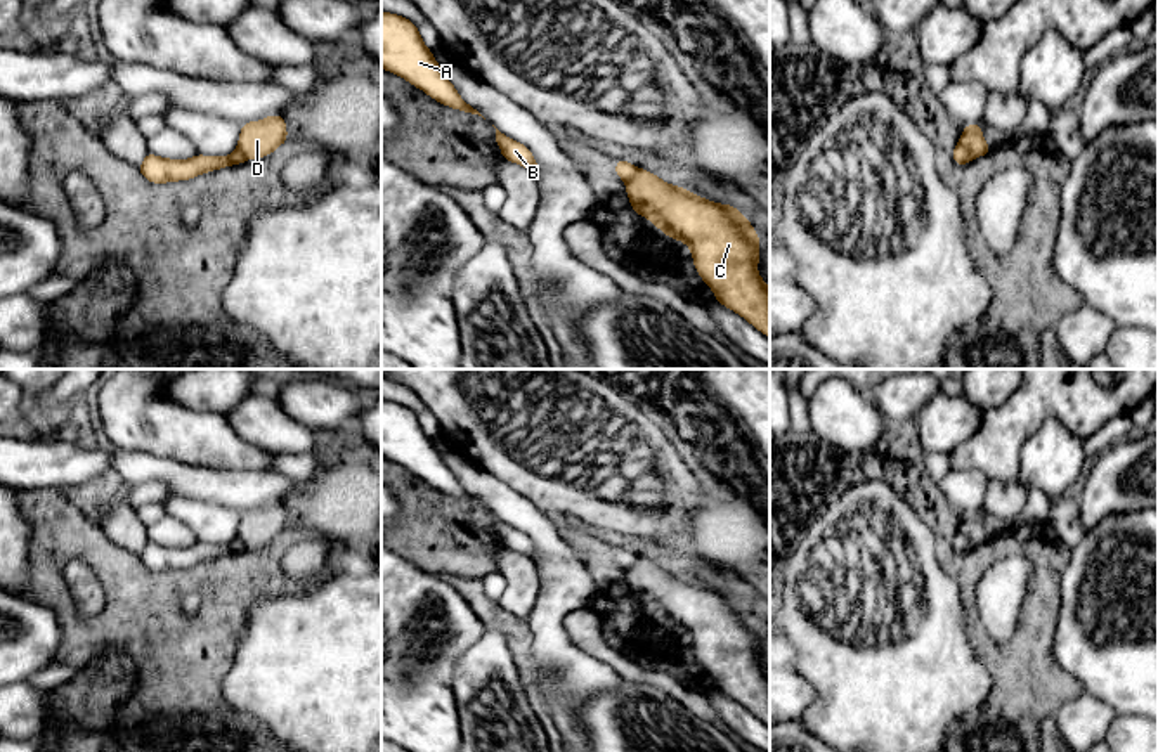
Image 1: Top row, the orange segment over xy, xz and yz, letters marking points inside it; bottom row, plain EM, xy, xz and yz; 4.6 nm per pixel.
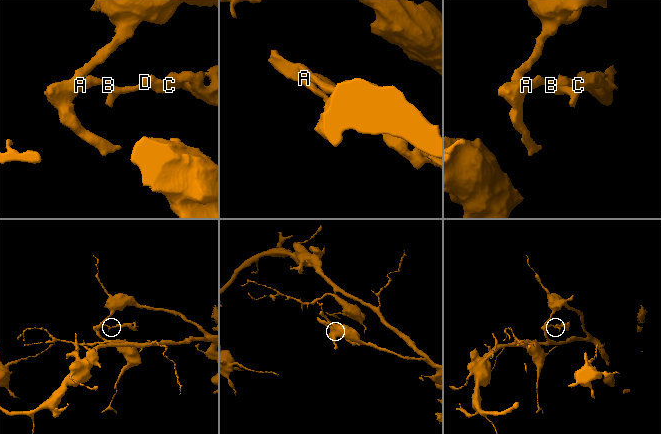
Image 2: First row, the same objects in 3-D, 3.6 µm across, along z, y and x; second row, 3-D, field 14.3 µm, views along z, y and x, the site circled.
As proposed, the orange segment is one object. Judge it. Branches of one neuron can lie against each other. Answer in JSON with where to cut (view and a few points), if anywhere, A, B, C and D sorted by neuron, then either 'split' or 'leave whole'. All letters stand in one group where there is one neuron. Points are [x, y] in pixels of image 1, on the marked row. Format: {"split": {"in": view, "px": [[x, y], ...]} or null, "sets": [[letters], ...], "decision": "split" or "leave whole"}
{"split": {"in": "yz", "px": [[957, 144], [973, 158]]}, "sets": [["A", "B"], ["C", "D"]], "decision": "split"}

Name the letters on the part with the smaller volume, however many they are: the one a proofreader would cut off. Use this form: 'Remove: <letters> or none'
Remove: C, D

